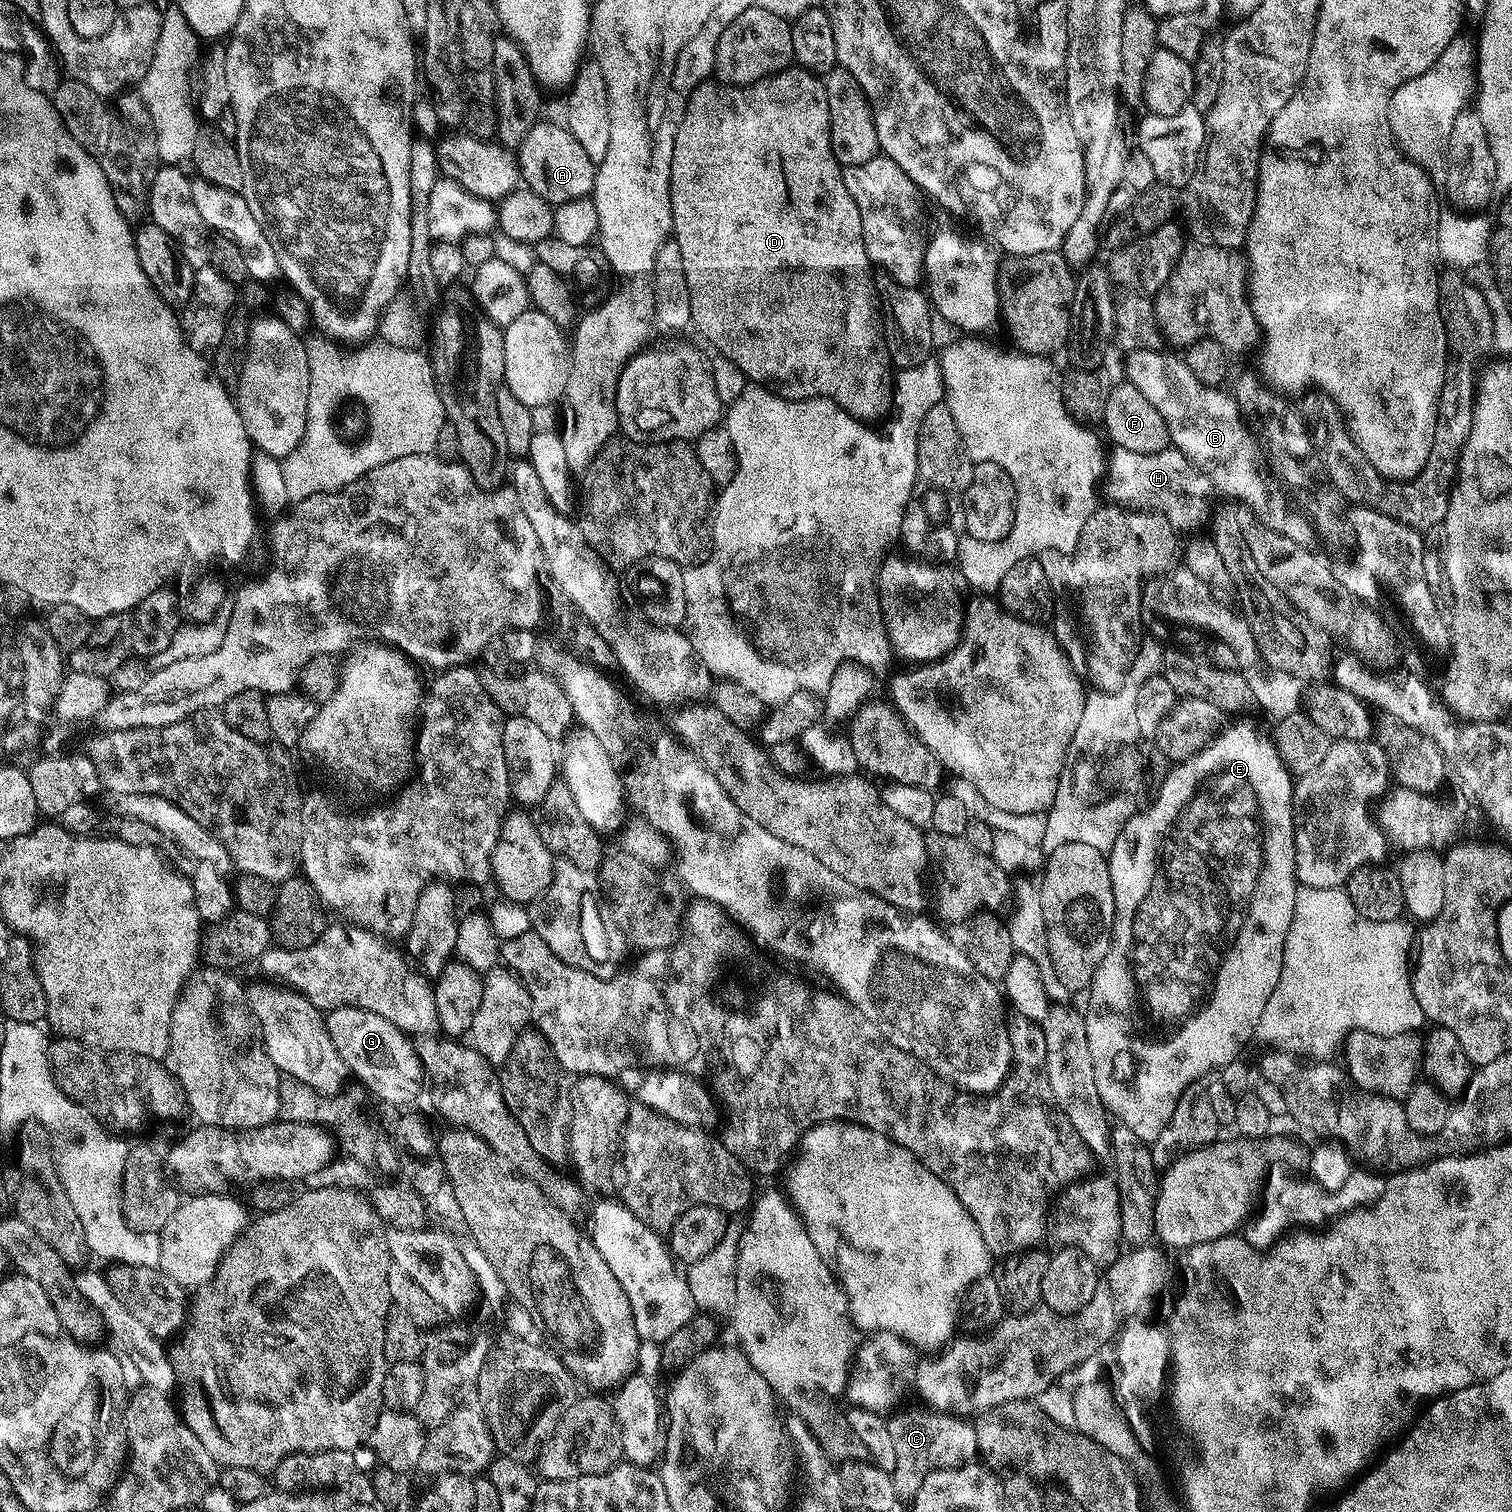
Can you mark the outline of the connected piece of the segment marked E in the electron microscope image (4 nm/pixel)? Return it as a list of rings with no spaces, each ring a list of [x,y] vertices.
[[[1248,728],[1242,729],[1241,732],[1221,731],[1212,745],[1197,753],[1191,760],[1181,761],[1175,766],[1169,767],[1168,776],[1159,783],[1160,793],[1157,794],[1156,801],[1141,816],[1140,813],[1134,814],[1128,819],[1126,826],[1122,826],[1114,846],[1107,853],[1110,882],[1114,890],[1116,921],[1112,924],[1112,945],[1110,950],[1106,954],[1106,958],[1102,958],[1102,962],[1092,979],[1092,987],[1087,989],[1086,992],[1086,997],[1088,996],[1088,1012],[1085,1011],[1083,1013],[1084,1025],[1086,1026],[1086,1042],[1090,1042],[1090,1058],[1094,1062],[1094,1082],[1098,1082],[1098,1098],[1119,1123],[1125,1124],[1130,1130],[1134,1130],[1134,1134],[1138,1134],[1138,1138],[1142,1141],[1151,1142],[1158,1138],[1158,1134],[1162,1134],[1162,1130],[1170,1122],[1170,1118],[1174,1114],[1174,1106],[1178,1106],[1178,1098],[1182,1098],[1182,1090],[1186,1090],[1186,1086],[1203,1081],[1213,1074],[1219,1073],[1220,1069],[1243,1053],[1240,1051],[1243,1050],[1244,1043],[1248,1039],[1251,1041],[1255,1037],[1258,1018],[1262,1018],[1262,1010],[1266,1010],[1266,1002],[1270,1002],[1270,994],[1274,994],[1274,986],[1278,986],[1278,978],[1282,974],[1284,943],[1286,942],[1286,934],[1290,930],[1290,922],[1294,918],[1294,898],[1298,887],[1296,879],[1296,851],[1294,850],[1294,826],[1292,825],[1293,787],[1294,777],[1277,758],[1271,739],[1264,737],[1263,740],[1258,733],[1251,732]]]

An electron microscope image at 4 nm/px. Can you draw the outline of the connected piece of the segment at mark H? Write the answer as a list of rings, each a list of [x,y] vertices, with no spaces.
[[[1169,446],[1154,454],[1134,454],[1134,450],[1118,447],[1111,451],[1106,480],[1108,476],[1113,505],[1138,512],[1155,512],[1165,516],[1177,530],[1196,528],[1203,522],[1208,510],[1208,492],[1213,491],[1213,486],[1176,448]]]

